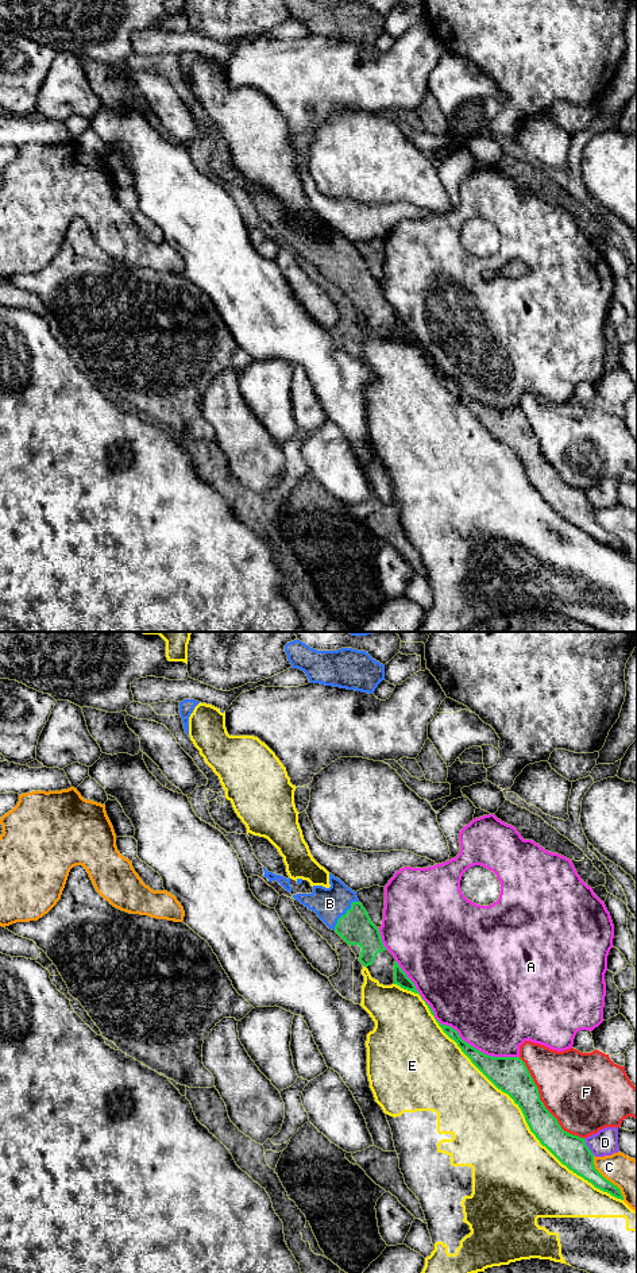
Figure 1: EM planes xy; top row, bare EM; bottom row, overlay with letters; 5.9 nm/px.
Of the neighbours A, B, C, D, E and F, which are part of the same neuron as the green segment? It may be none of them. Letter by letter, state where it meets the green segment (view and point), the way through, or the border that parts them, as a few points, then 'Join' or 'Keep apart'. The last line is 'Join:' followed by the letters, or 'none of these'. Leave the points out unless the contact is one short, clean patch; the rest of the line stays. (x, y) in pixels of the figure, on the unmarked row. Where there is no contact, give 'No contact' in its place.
A: Touches green at xy (450, 378). Keep apart
B: Touches green at xy (346, 265). Path across: xy (355, 280), (346, 265), (329, 255). Join
C: Touches green at xy (605, 531). Keep apart
D: Touches green at xy (587, 498). Keep apart
E: Touches green at xy (509, 447). Keep apart
F: Touches green at xy (543, 455). Keep apart
Join: B

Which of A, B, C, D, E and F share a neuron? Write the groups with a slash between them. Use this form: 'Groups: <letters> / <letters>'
Groups: A / B / C / D / E / F

